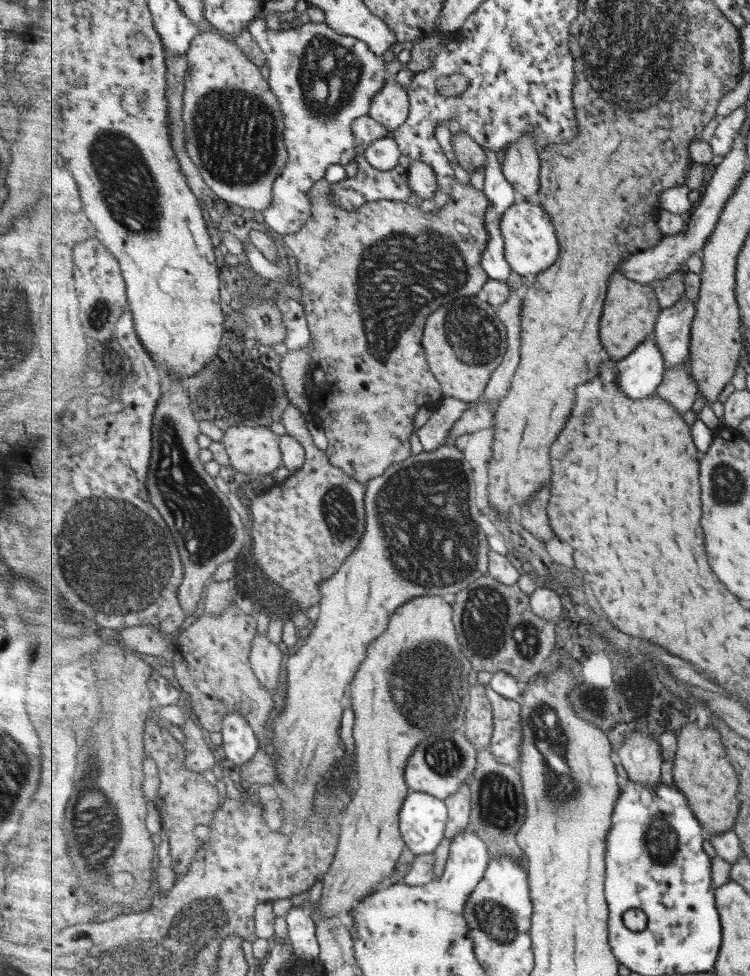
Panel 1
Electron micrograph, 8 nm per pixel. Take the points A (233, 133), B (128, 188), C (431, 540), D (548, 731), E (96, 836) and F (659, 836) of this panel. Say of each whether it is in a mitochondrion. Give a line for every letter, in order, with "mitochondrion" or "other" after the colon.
A: mitochondrion
B: mitochondrion
C: mitochondrion
D: mitochondrion
E: mitochondrion
F: mitochondrion

